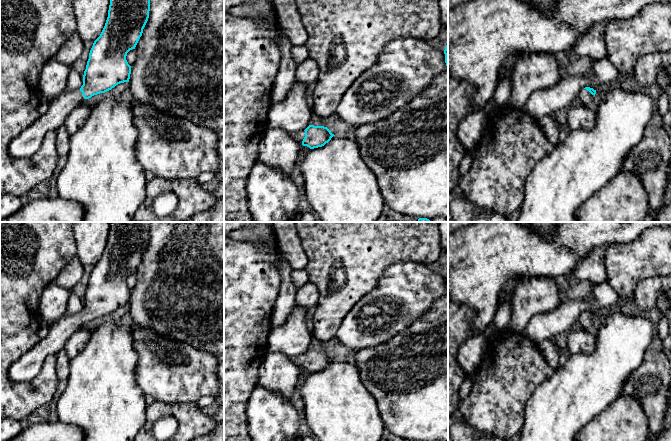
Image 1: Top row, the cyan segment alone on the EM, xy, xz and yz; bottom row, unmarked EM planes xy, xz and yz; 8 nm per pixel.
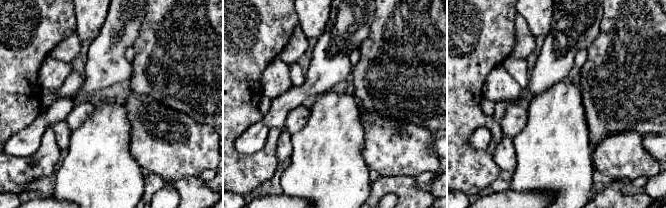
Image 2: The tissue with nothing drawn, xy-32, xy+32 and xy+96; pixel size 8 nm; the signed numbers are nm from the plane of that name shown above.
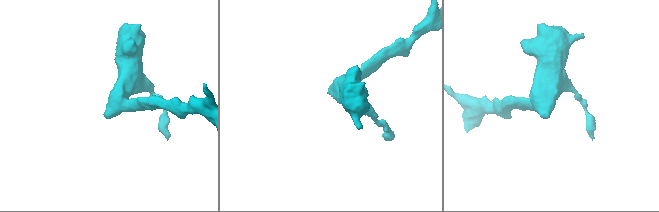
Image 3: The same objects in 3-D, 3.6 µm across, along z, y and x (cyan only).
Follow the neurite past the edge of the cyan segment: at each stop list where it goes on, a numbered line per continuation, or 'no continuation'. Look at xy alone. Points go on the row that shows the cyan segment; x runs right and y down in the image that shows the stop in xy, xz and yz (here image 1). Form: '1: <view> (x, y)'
1: xy (27, 143)

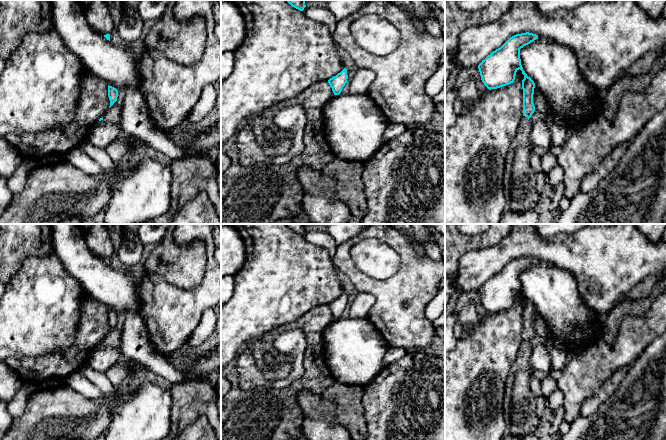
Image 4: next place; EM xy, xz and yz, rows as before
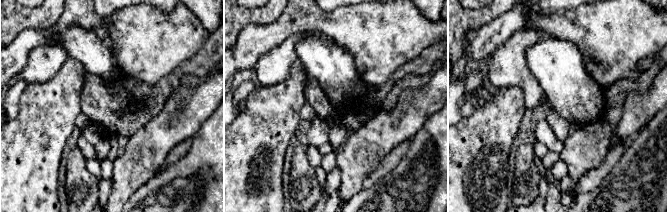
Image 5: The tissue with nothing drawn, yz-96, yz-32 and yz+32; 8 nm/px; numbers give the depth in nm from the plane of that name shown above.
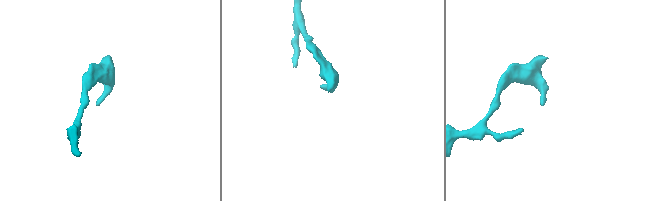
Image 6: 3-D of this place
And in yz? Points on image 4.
no continuation

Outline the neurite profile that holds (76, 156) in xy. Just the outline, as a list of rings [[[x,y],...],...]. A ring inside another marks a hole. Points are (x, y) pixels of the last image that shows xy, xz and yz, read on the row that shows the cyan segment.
[[[74,148],[67,152],[63,156],[63,159],[87,174],[97,175],[103,172],[103,169],[95,162],[95,160],[89,157],[80,148]]]

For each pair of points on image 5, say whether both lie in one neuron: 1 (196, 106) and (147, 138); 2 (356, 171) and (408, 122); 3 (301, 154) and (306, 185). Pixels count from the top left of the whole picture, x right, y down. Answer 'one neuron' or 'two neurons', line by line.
1: one neuron
2: one neuron
3: one neuron

